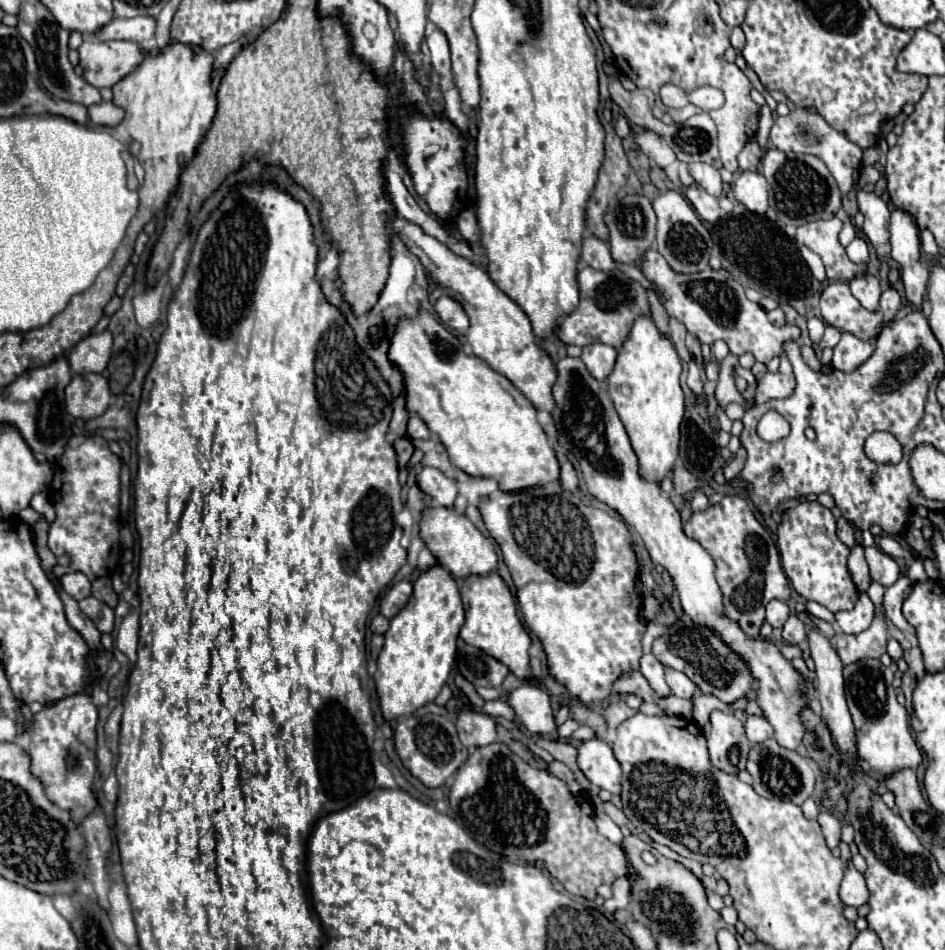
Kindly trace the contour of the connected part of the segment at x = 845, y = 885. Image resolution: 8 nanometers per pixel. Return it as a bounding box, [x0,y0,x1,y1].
[840,843,868,907]

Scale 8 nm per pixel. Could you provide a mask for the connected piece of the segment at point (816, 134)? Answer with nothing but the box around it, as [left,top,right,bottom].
[770,111,862,195]

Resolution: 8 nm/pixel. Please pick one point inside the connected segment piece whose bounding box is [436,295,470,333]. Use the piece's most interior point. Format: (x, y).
(450, 312)

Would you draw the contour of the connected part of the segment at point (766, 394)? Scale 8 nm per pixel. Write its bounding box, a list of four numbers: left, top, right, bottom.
[756,353,796,403]

